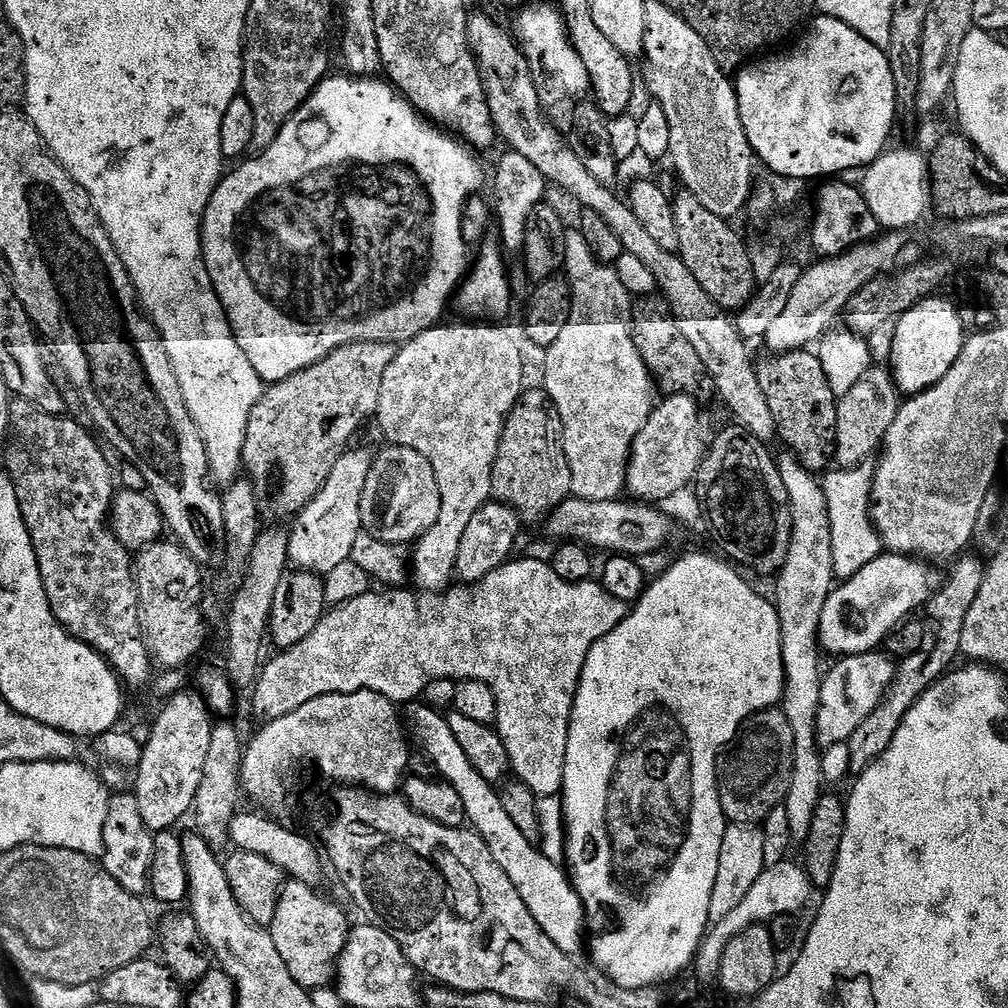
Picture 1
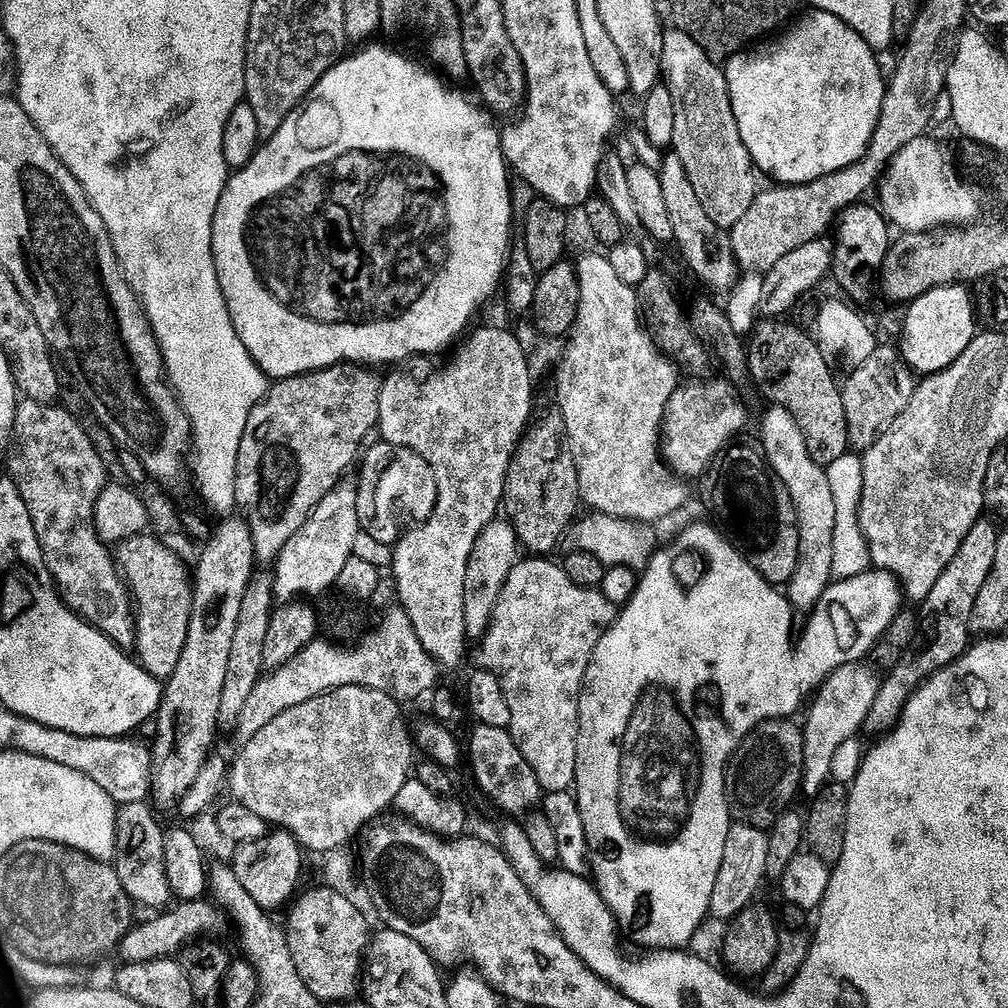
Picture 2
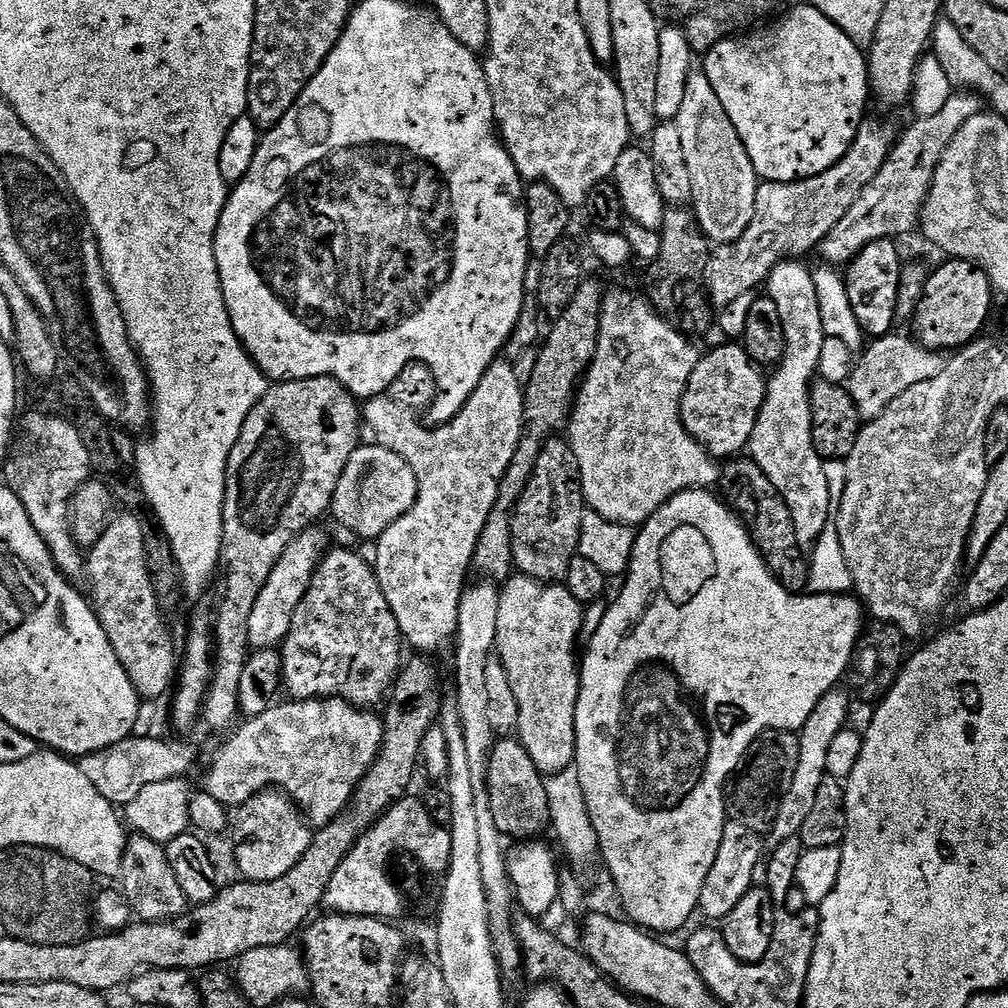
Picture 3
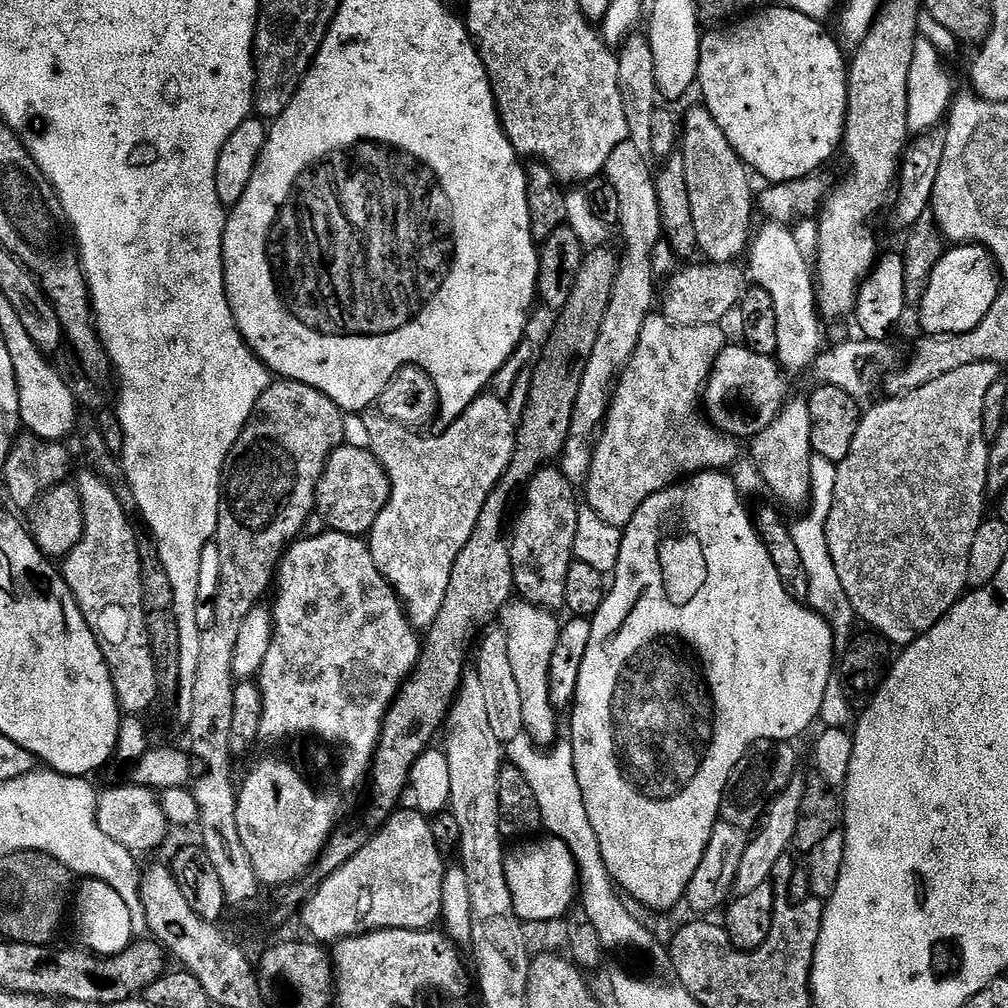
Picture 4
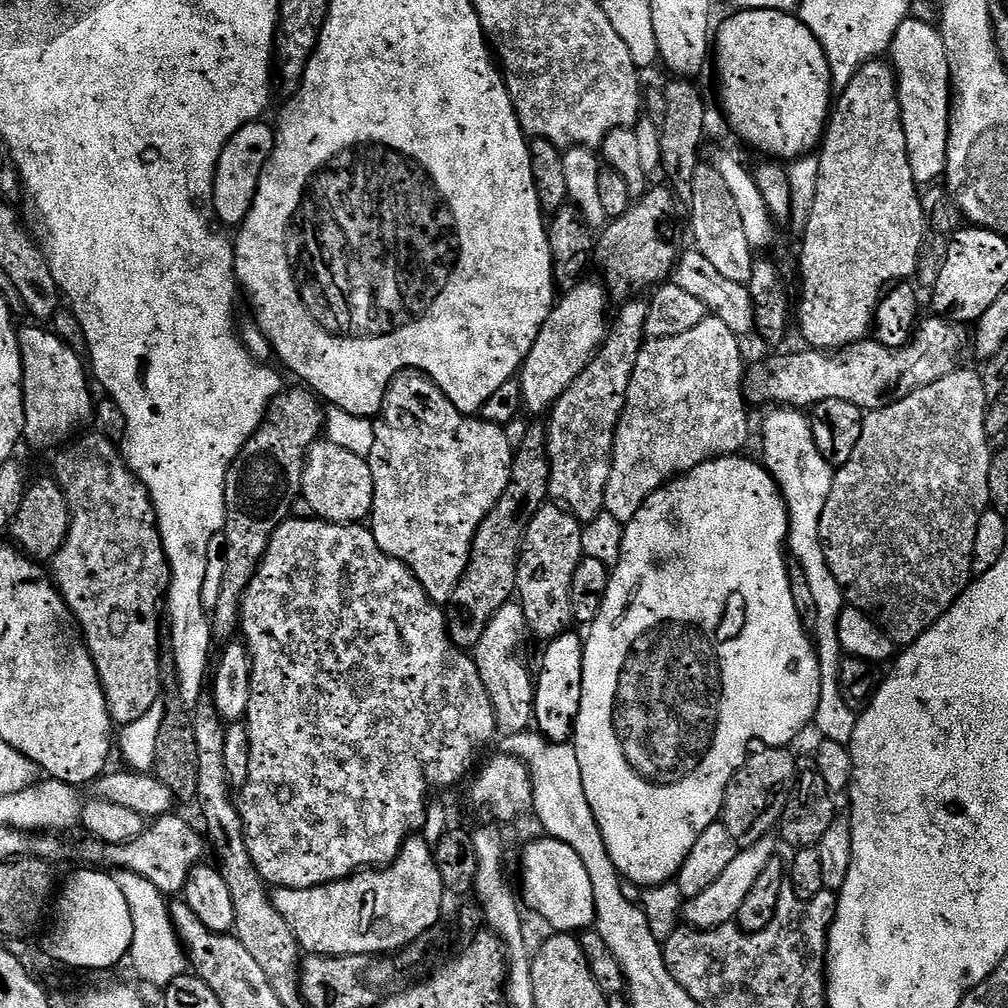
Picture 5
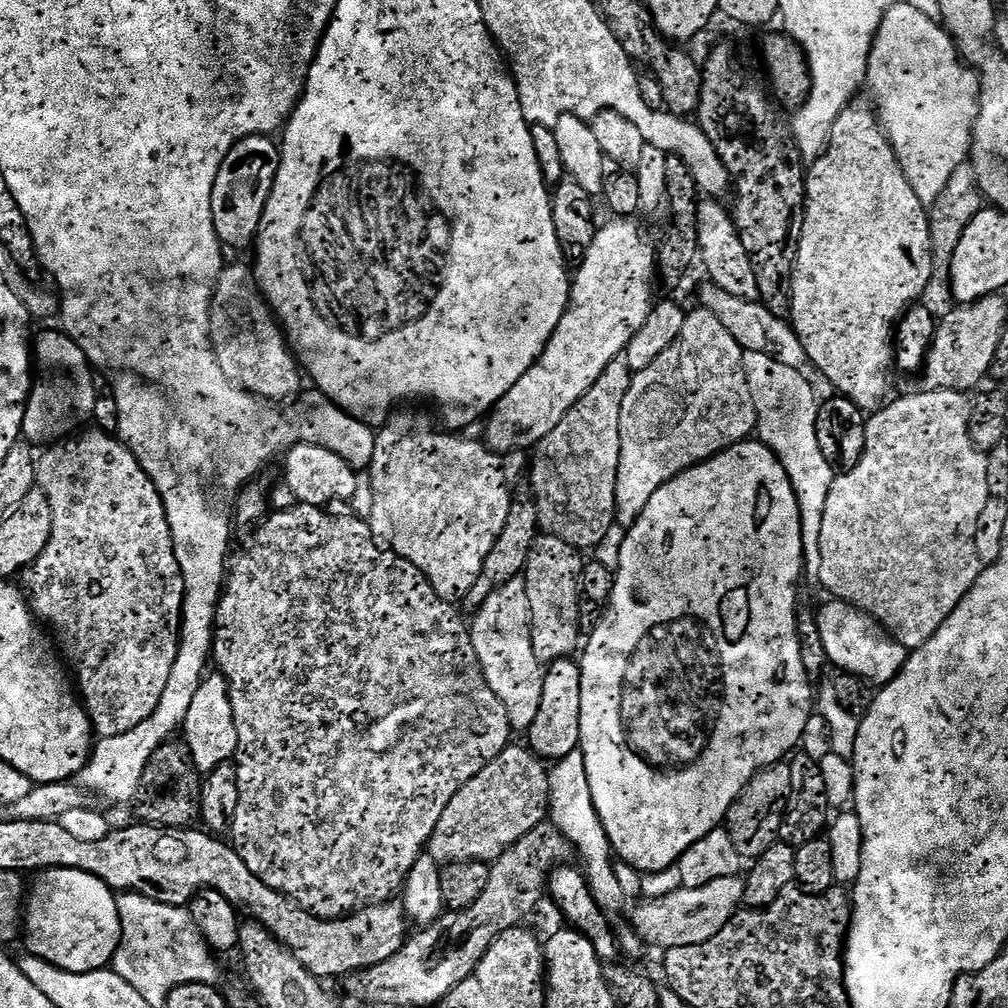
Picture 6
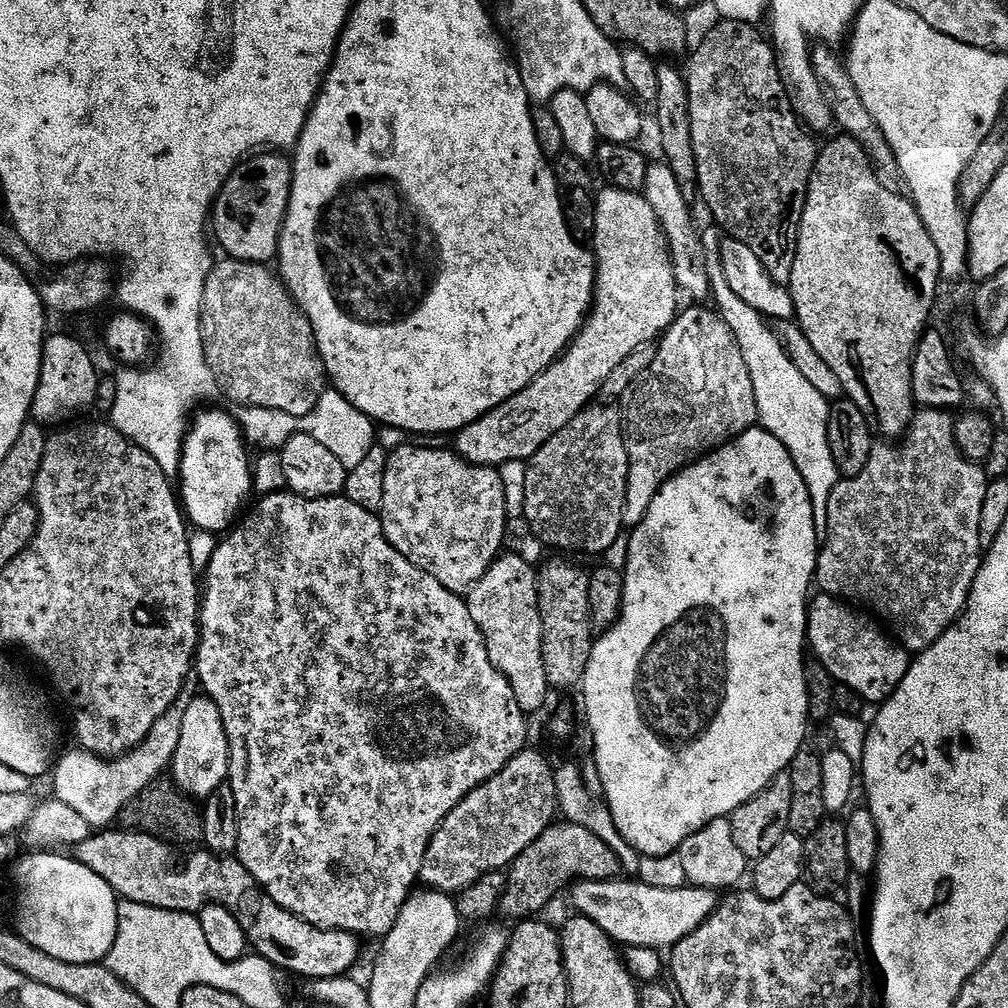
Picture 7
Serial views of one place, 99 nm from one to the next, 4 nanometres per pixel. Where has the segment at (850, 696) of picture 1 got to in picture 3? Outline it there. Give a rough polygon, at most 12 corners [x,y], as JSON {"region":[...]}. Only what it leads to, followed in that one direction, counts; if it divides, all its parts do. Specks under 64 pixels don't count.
{"region":[[825,693],[799,729],[798,770],[770,829],[799,836],[845,729],[848,698]]}

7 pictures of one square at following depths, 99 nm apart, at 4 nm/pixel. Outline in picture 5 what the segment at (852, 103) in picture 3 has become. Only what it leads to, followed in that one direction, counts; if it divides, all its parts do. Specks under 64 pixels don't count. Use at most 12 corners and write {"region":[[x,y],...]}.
{"region":[[746,8],[714,32],[728,124],[791,162],[834,89],[799,15]]}

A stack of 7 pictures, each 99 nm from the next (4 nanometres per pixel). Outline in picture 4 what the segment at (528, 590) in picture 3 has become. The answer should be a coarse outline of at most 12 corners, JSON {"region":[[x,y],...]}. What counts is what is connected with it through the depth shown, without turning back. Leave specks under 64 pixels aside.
{"region":[[523,598],[502,613],[524,731],[558,740],[550,658],[562,627],[555,611]]}

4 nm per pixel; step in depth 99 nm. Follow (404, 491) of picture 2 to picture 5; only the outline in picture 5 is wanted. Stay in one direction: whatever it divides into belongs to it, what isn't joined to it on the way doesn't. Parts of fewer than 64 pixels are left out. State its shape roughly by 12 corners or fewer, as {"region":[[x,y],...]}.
{"region":[[321,438],[299,491],[313,517],[358,524],[372,515],[367,459]]}

